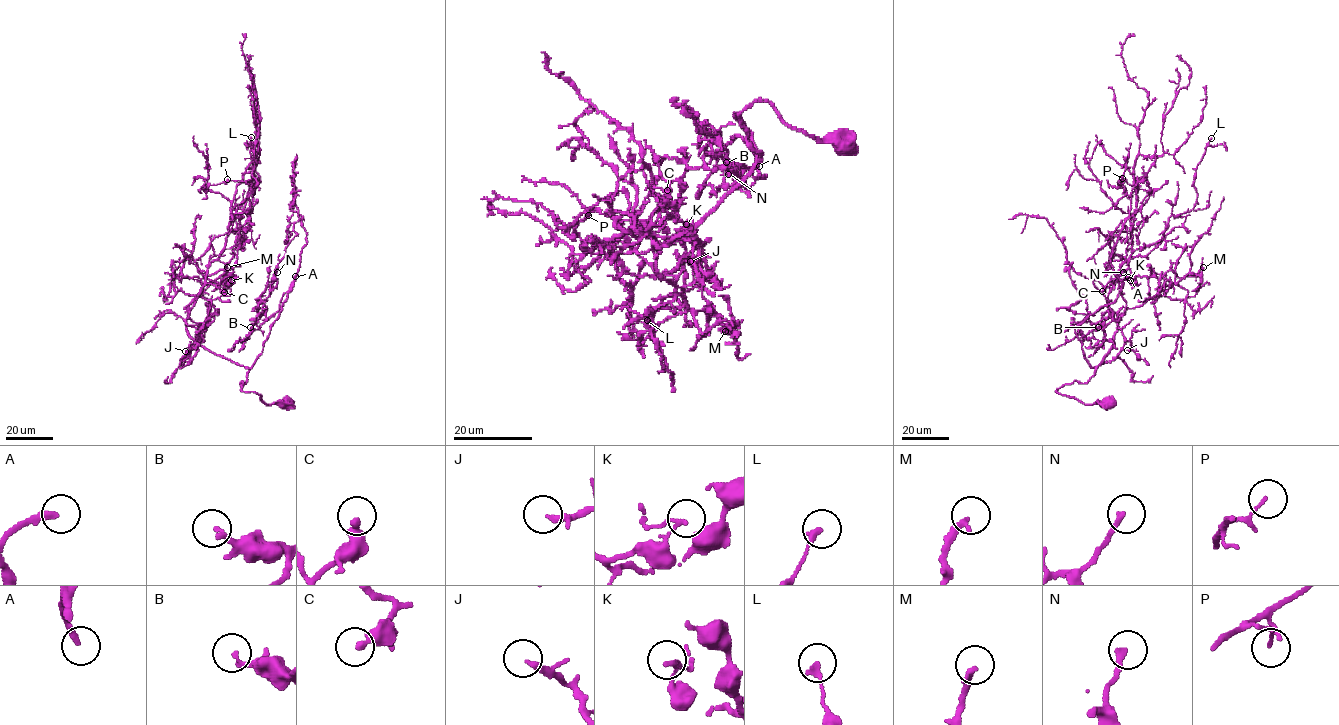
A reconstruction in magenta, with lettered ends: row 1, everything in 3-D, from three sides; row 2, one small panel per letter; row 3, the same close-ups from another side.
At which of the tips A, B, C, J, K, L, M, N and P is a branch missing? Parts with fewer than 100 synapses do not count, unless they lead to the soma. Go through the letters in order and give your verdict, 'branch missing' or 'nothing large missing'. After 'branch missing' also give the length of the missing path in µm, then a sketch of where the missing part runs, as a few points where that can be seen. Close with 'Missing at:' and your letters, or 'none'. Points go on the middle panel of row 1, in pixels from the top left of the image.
A: branch missing; missing 160 µm; course (759, 166), (791, 248), (771, 205), (733, 178), (729, 162), (715, 174), (691, 157), (664, 200), (674, 216)
B: nothing large missing
C: nothing large missing
J: nothing large missing
K: nothing large missing
L: nothing large missing
M: nothing large missing
N: nothing large missing
P: nothing large missing
Missing at: A

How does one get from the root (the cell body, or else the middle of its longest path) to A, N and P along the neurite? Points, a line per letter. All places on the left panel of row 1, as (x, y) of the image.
A: (286, 401), (265, 404), (259, 394), (241, 390), (240, 382), (245, 382), (248, 368), (261, 354), (295, 276)
N: (286, 401), (265, 404), (259, 394), (241, 389), (287, 298), (265, 321), (261, 302), (277, 272)
P: (286, 401), (265, 404), (241, 390), (249, 370), (186, 328), (226, 242), (236, 186), (256, 181), (227, 179)

